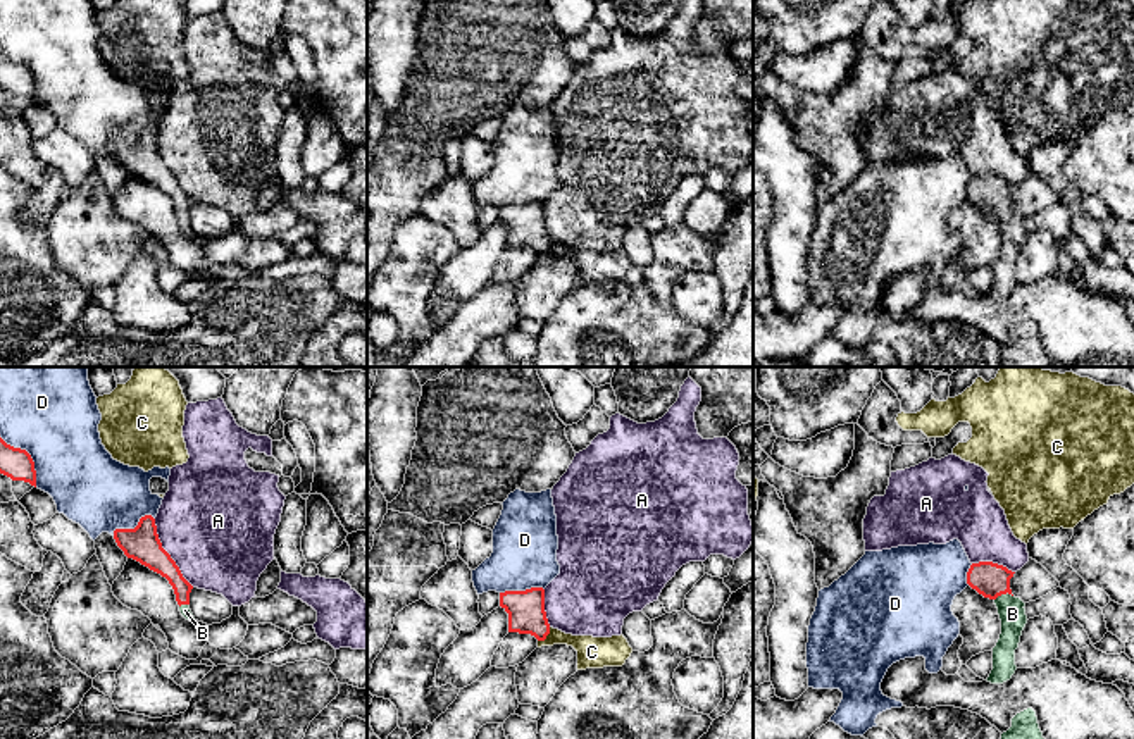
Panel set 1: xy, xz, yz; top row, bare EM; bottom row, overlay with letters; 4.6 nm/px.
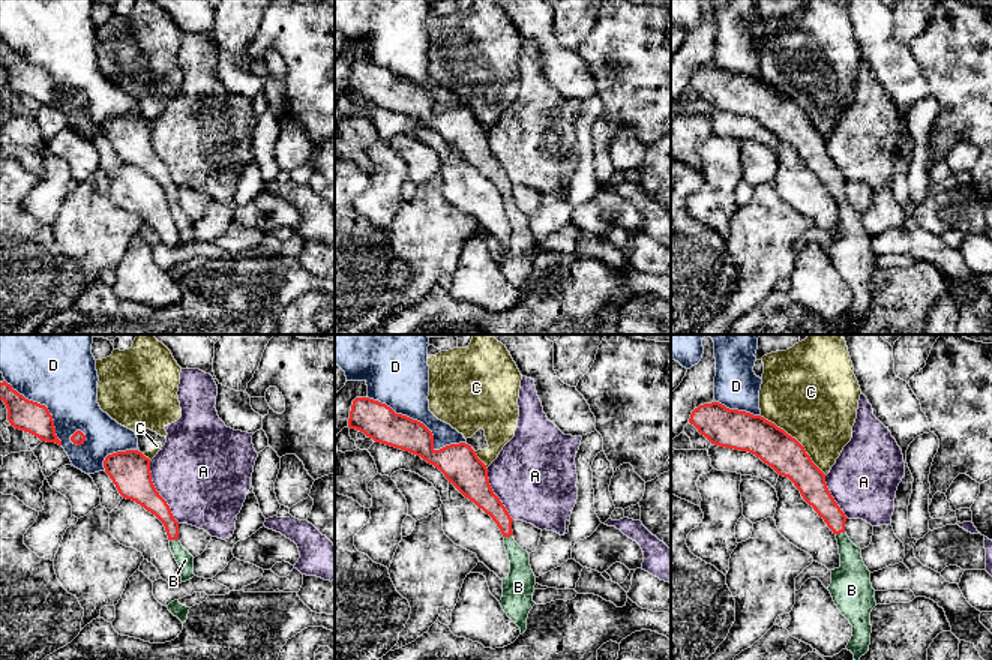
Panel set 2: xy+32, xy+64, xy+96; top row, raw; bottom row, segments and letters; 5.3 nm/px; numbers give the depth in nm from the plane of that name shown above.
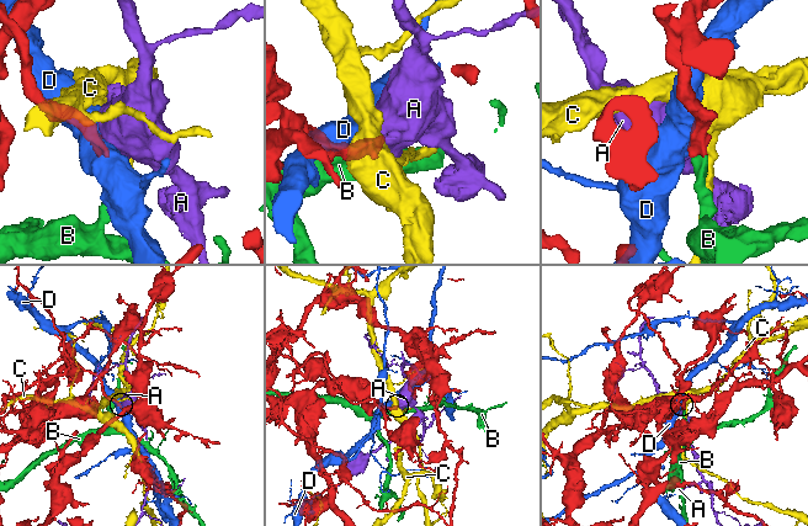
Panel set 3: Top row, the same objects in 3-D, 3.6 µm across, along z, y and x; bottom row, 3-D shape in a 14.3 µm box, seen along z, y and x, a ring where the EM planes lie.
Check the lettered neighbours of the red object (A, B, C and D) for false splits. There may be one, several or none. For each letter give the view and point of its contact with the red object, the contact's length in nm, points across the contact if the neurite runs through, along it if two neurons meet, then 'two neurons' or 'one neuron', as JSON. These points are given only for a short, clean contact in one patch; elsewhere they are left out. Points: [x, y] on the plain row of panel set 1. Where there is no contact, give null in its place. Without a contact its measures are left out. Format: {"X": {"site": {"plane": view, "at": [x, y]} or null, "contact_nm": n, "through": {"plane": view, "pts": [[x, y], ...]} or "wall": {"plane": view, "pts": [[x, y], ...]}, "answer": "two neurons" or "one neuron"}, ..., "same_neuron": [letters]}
{"A": {"site": {"plane": "xy", "at": [168, 167]}, "contact_nm": 380, "answer": "two neurons"}, "B": {"site": {"plane": "yz", "at": [1003, 207]}, "contact_nm": 90, "answer": "two neurons"}, "C": {"site": {"plane": "xz", "at": [547, 248]}, "contact_nm": 90, "answer": "two neurons"}, "D": {"site": {"plane": "xy", "at": [30, 71]}, "contact_nm": 300, "answer": "two neurons"}, "same_neuron": []}

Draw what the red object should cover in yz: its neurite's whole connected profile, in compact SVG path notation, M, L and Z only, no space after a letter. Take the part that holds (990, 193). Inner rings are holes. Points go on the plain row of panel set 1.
M993 176L972 177L967 186L967 198L979 208L996 214L1001 208L1012 208L1010 193L1015 186Z

